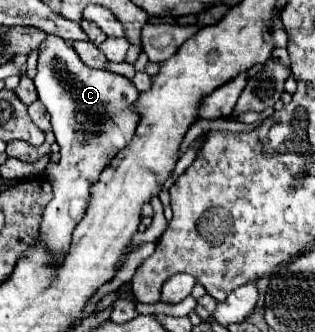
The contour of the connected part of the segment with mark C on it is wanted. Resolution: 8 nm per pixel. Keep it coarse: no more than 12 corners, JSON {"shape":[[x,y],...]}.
{"shape":[[46,35],[36,71],[60,161],[40,233],[60,255],[134,135],[138,91]]}

